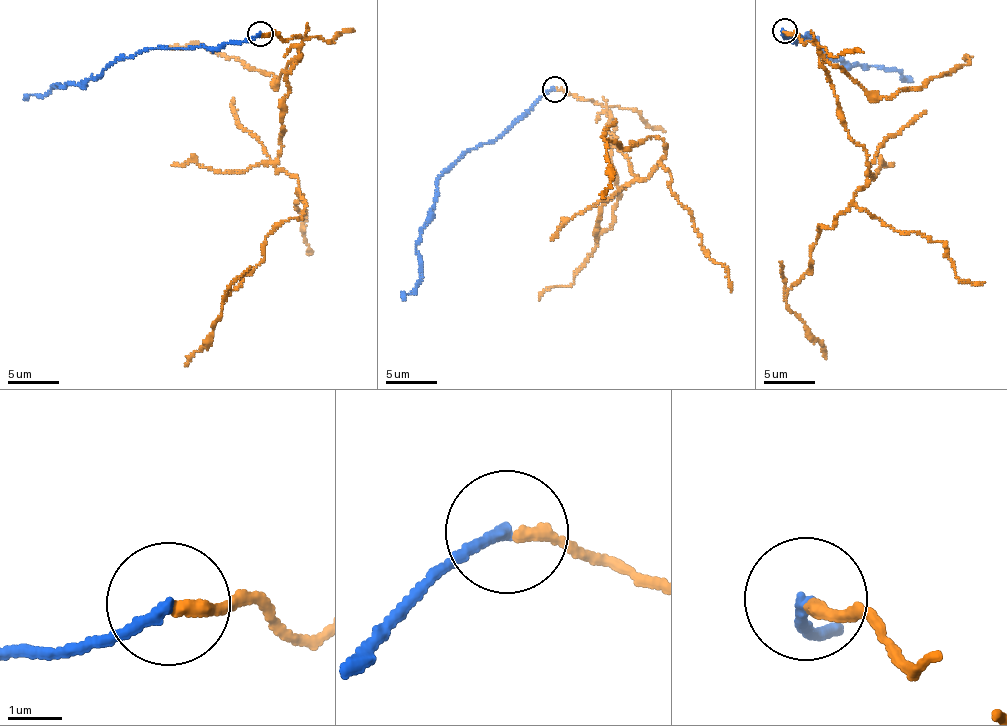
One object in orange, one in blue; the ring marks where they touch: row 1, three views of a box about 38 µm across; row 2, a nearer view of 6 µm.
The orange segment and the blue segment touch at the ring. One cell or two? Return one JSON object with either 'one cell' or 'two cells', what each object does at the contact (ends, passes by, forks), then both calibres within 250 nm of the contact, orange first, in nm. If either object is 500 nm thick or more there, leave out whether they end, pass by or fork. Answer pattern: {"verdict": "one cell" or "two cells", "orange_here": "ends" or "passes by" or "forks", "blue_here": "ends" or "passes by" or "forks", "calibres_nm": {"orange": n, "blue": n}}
{"verdict": "two cells", "orange_here": "ends", "blue_here": "ends", "calibres_nm": {"orange": 240, "blue": 200}}

